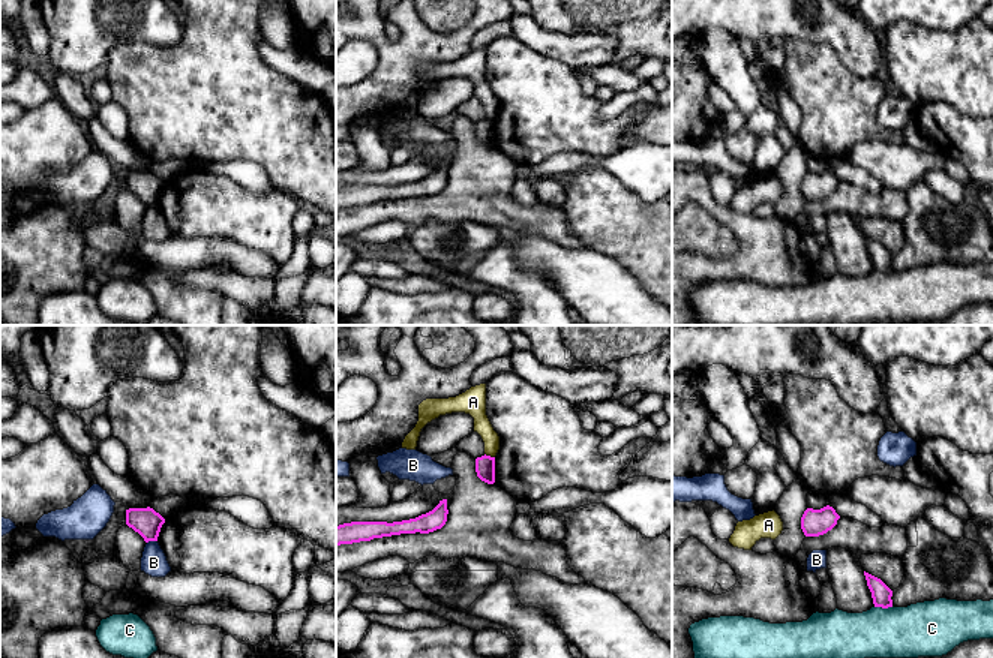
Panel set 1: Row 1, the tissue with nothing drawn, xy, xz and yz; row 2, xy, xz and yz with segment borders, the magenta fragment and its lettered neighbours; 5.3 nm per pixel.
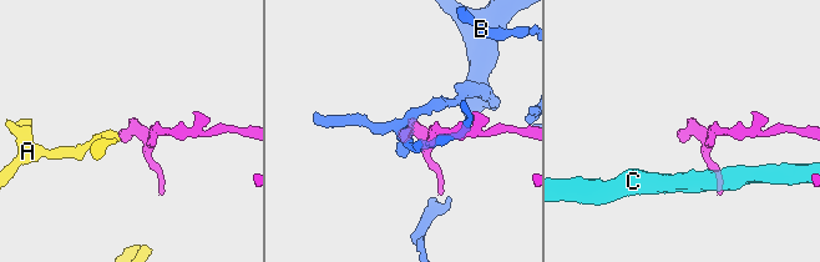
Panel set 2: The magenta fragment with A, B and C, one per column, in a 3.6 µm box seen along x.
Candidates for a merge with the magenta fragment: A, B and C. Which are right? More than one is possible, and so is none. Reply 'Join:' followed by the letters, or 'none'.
Join: none

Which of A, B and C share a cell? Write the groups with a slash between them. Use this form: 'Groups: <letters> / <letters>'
Groups: A / B / C

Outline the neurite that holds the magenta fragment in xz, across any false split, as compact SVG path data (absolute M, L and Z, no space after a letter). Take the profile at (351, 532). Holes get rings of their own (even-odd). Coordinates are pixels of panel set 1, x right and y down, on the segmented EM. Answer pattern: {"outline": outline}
{"outline": "M447 499L429 513L416 519L402 522L351 522L336 526L336 546L370 541L374 538L400 535L400 534L429 534L441 529L447 522Z"}

